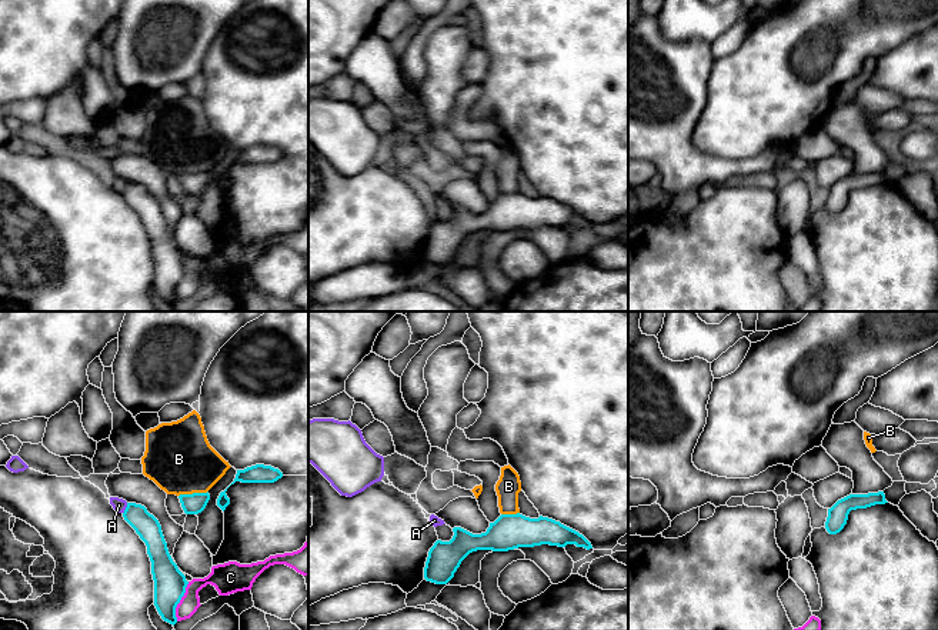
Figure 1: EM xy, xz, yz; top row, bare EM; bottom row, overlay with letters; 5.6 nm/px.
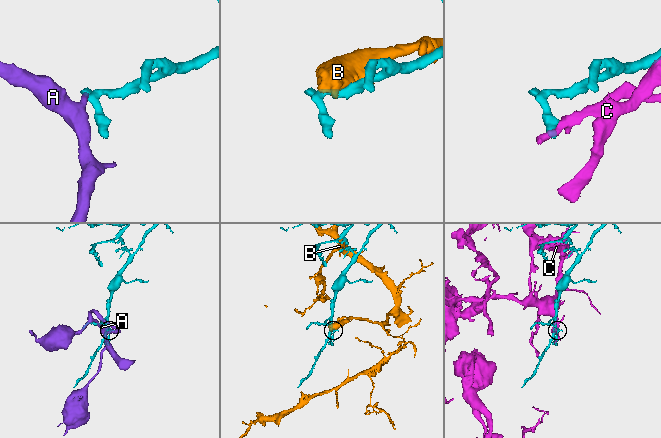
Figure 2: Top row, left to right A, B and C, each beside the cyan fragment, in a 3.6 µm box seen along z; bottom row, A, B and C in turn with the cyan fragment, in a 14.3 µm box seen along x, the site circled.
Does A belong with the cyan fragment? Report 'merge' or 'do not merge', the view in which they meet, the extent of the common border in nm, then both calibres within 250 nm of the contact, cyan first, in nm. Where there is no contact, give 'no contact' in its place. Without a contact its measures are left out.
do not merge | xy | 70 nm | 140/80 nm

